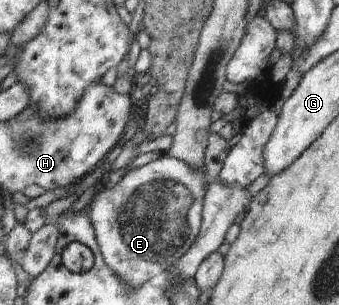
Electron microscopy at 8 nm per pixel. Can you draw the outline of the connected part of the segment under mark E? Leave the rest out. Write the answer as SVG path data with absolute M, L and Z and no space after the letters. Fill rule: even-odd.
M162 155L140 168L128 168L114 187L106 183L87 207L98 246L105 265L113 275L129 288L137 288L147 281L159 281L190 250L197 238L202 222L203 199L208 177L203 170L195 171L180 159Z

